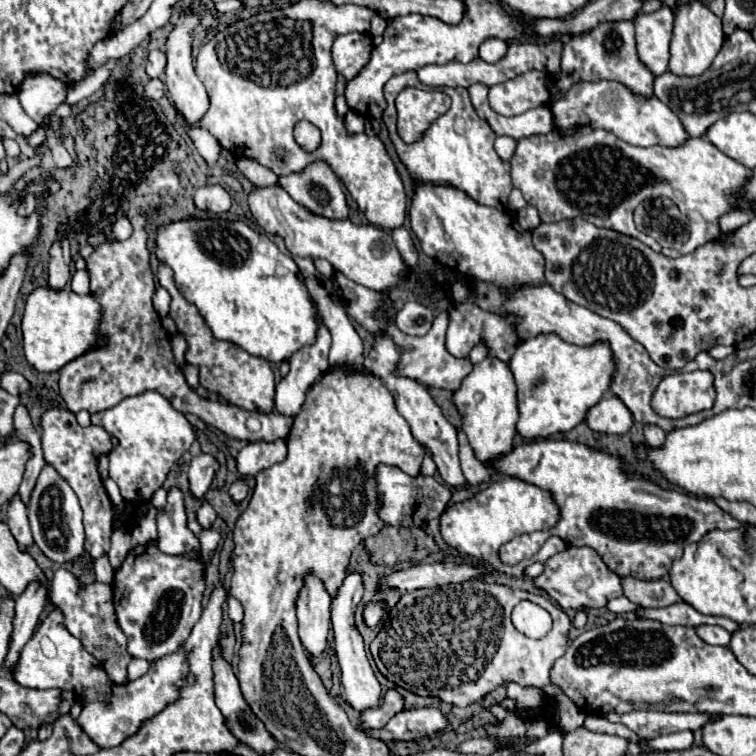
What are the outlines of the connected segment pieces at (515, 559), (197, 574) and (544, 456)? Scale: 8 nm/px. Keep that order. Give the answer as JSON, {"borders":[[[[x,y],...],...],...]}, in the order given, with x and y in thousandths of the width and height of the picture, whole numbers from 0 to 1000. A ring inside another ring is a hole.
{"borders":[[[[718,702],[706,704],[704,708],[685,708],[684,713],[680,712],[661,724],[661,739],[669,747],[683,747],[708,734],[722,714],[724,708]]],[[[278,700],[262,708],[265,731],[262,737],[238,734],[228,737],[214,731],[206,718],[177,724],[161,750],[151,761],[151,800],[156,813],[156,827],[169,843],[169,866],[209,874],[228,866],[243,853],[254,829],[265,819],[267,792],[270,792],[270,753],[291,716],[291,702]]],[[[712,581],[698,583],[690,589],[677,591],[677,597],[661,602],[653,607],[651,620],[656,620],[664,628],[683,631],[693,639],[709,642],[725,652],[730,652],[730,660],[735,663],[741,673],[741,689],[725,700],[725,712],[733,705],[746,713],[749,721],[759,724],[783,724],[799,745],[815,758],[815,761],[836,761],[847,766],[873,766],[878,763],[892,739],[899,737],[905,718],[926,716],[937,702],[942,700],[974,700],[981,692],[968,687],[963,679],[958,679],[942,660],[921,660],[918,655],[899,652],[899,649],[881,649],[870,642],[849,634],[849,631],[828,631],[823,623],[820,604],[802,602],[796,597],[780,594],[770,586],[757,583],[735,583],[735,581]]]]}

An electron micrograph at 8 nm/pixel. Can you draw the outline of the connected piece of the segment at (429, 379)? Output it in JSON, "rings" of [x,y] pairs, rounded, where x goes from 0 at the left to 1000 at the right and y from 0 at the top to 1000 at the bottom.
{"rings":[[[582,411],[574,422],[571,435],[561,443],[561,446],[542,446],[534,443],[521,427],[516,427],[513,433],[513,443],[521,448],[521,454],[526,459],[532,459],[532,470],[529,470],[529,488],[526,496],[534,499],[545,499],[550,504],[556,504],[563,512],[579,512],[579,515],[595,515],[603,517],[611,507],[611,501],[624,491],[624,480],[622,475],[603,475],[593,467],[590,462],[590,435],[593,435],[593,414]]]}

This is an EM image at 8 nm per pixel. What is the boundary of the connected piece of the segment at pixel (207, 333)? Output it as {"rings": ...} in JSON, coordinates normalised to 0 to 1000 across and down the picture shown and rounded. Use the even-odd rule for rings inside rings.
{"rings":[[[213,349],[208,357],[210,376],[225,388],[225,419],[235,433],[235,440],[246,448],[246,480],[262,485],[265,509],[278,520],[286,520],[299,533],[323,541],[323,544],[341,544],[341,546],[360,546],[362,544],[362,493],[352,475],[328,470],[317,459],[302,451],[286,451],[280,438],[272,433],[270,422],[265,419],[262,409],[251,403],[233,380],[228,356]]]}

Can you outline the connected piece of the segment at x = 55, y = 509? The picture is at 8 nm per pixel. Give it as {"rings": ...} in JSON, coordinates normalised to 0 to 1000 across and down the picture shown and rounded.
{"rings":[[[58,615],[53,631],[48,634],[40,665],[37,665],[37,687],[45,708],[45,718],[56,726],[56,731],[74,745],[95,742],[101,745],[111,734],[111,697],[108,697],[108,673],[103,668],[103,657],[95,644],[69,620],[69,615]]]}

